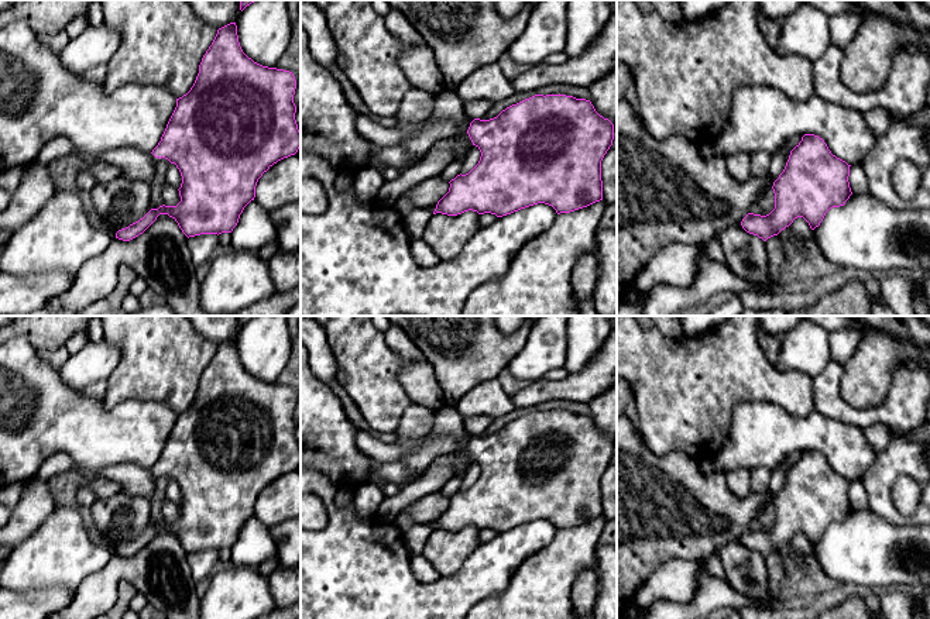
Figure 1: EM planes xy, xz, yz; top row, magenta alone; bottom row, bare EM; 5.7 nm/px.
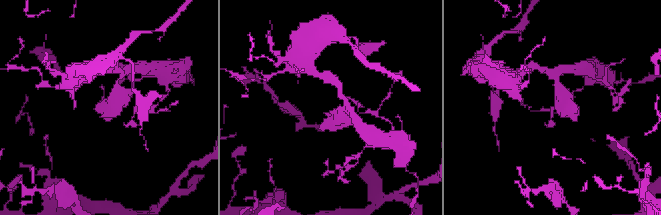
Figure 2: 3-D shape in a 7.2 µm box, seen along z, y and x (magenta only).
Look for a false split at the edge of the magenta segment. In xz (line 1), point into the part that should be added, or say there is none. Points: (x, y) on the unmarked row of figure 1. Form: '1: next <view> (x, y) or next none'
1: next xz (441, 470)

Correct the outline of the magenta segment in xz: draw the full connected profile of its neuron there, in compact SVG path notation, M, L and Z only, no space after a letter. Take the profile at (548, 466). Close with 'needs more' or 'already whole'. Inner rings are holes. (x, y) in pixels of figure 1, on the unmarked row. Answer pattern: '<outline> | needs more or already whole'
M535 410L502 426L490 436L474 434L463 457L442 455L435 458L426 471L412 484L405 485L397 495L385 496L377 510L377 517L394 523L395 517L413 501L442 489L456 475L456 468L467 461L476 461L480 468L478 479L466 491L452 495L449 508L437 517L433 530L457 532L473 526L478 530L491 529L502 533L521 525L545 519L557 530L570 529L603 516L601 477L614 455L614 440L600 431L590 416L566 410Z | needs more

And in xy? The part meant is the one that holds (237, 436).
M236 338L219 344L202 374L193 402L176 415L161 457L151 468L179 485L181 517L176 522L162 520L151 525L138 537L119 546L116 554L130 557L138 553L159 530L172 533L188 554L231 548L244 523L254 516L262 489L301 464L301 447L295 436L295 405L292 388L262 382L243 368Z | already whole

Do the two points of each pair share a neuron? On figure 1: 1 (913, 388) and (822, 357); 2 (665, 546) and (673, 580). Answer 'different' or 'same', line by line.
1: different
2: different

